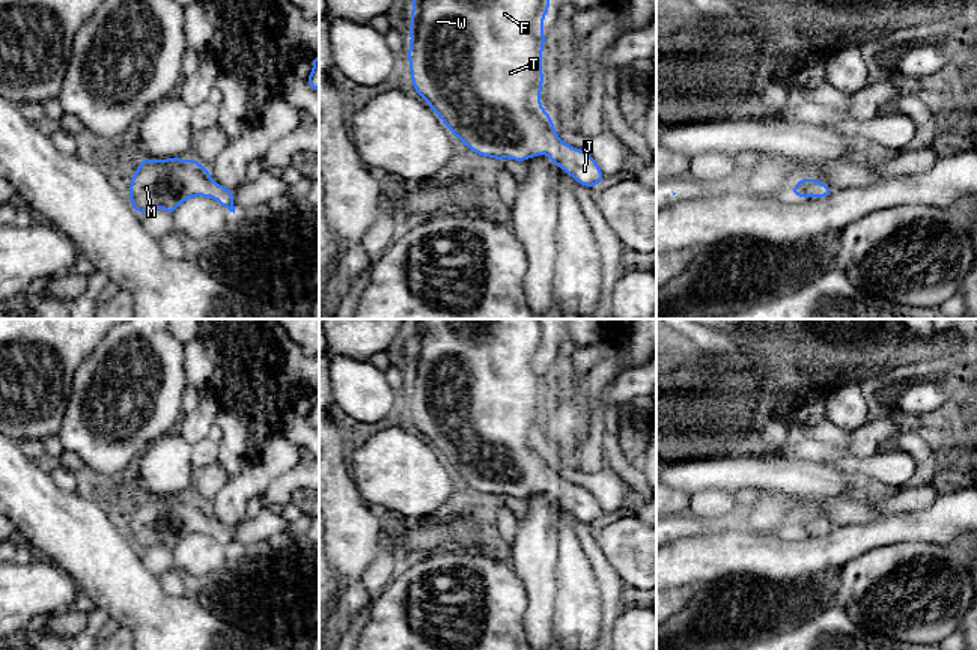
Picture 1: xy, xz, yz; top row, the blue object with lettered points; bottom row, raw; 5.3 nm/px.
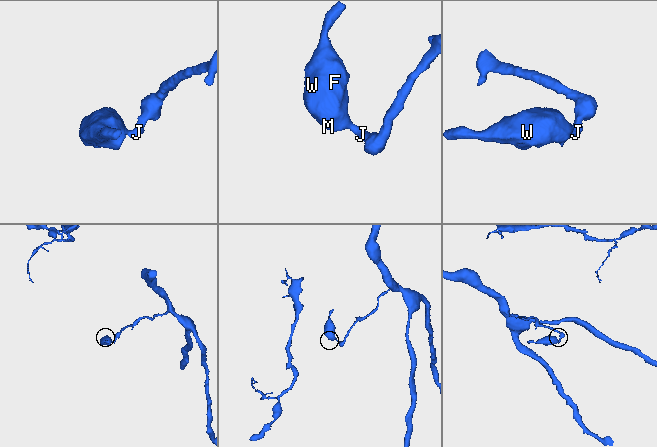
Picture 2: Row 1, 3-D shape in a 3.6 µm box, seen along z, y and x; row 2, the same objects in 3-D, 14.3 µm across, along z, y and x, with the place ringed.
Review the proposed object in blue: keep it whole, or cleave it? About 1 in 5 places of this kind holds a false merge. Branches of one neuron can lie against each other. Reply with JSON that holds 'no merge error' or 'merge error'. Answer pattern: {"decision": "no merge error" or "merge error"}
{"decision": "no merge error"}

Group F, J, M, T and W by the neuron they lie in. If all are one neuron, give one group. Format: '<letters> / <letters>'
F J M T W

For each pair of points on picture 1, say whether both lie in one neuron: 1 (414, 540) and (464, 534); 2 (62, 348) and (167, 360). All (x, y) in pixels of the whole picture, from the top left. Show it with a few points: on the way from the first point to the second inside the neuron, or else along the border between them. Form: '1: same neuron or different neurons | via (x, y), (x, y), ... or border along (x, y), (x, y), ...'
1: same neuron | via (426, 537), (452, 534)
2: different neurons | border along (107, 334), (83, 360), (71, 381)

